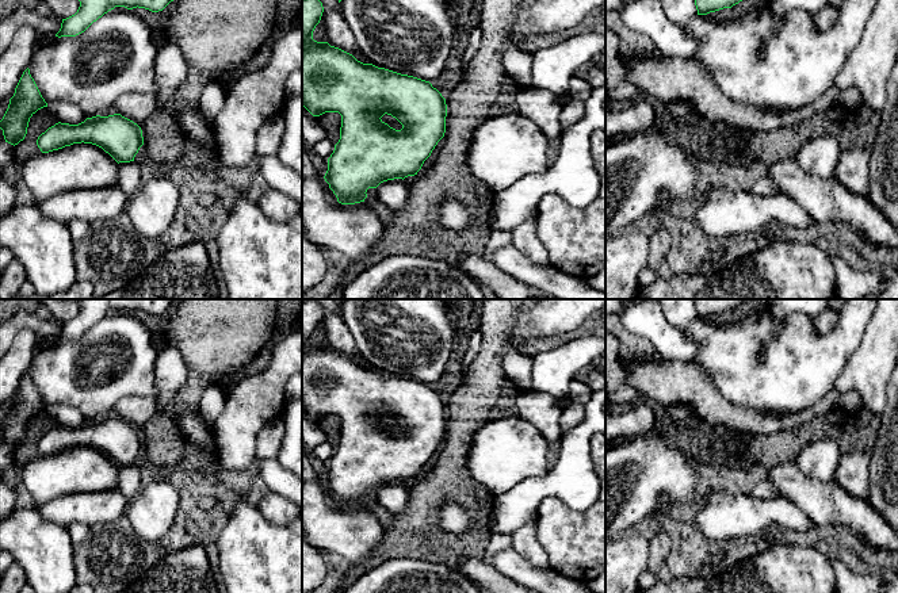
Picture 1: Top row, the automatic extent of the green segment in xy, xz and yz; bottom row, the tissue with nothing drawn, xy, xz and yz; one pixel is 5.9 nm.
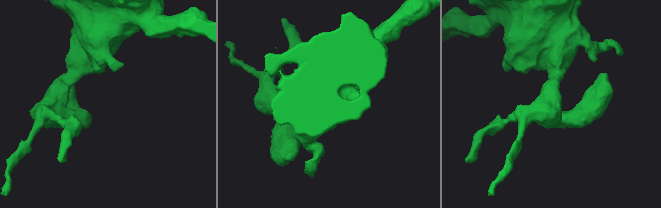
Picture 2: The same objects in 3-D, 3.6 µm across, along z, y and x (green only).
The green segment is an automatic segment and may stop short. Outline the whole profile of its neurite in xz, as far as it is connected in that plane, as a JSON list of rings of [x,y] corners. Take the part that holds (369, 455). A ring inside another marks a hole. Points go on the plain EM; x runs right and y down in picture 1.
[[[310,299],[309,302],[302,303],[302,410],[305,410],[313,420],[320,420],[325,416],[339,416],[341,418],[341,431],[340,431],[340,443],[335,448],[335,454],[328,462],[328,474],[324,479],[325,485],[329,487],[329,491],[333,494],[333,497],[337,501],[337,505],[341,508],[355,508],[364,505],[367,501],[367,493],[368,491],[377,491],[381,486],[394,482],[405,482],[408,479],[414,479],[421,473],[424,464],[431,459],[432,454],[437,448],[437,445],[444,440],[446,436],[446,420],[447,420],[447,408],[446,402],[442,399],[442,397],[432,390],[429,385],[401,378],[385,371],[378,371],[372,367],[363,367],[358,364],[352,357],[330,349],[328,345],[317,345],[313,343],[313,334],[316,329],[320,326],[321,320],[324,315],[322,306],[316,301]],[[387,417],[395,421],[401,428],[401,433],[395,433],[390,431],[387,426],[385,426],[381,421]]]

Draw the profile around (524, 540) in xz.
[[[536,513],[512,535],[513,548],[534,567],[550,569],[549,556],[536,539]]]

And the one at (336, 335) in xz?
[[[316,299],[324,310],[320,326],[324,329],[322,337],[330,349],[339,351],[355,361],[360,361],[362,356],[356,348],[356,341],[343,321],[340,306],[336,299]]]

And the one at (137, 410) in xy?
[[[149,397],[122,398],[114,409],[122,420],[133,424],[140,431],[158,412],[156,399]]]

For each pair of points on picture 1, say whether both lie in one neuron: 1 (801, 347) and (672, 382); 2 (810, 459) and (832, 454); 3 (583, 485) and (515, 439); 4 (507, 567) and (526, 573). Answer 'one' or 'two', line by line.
1: two
2: one
3: two
4: one

